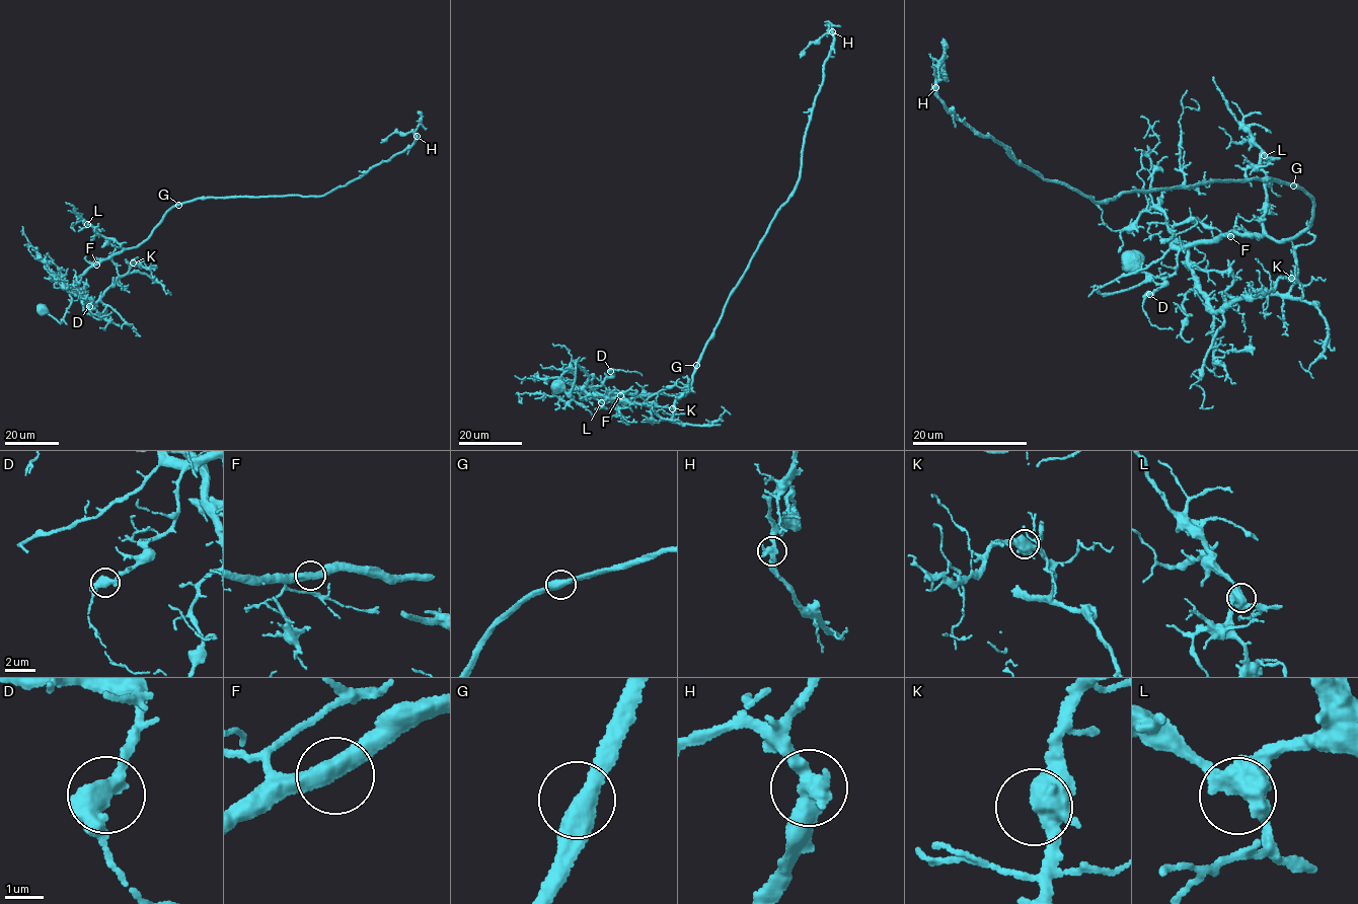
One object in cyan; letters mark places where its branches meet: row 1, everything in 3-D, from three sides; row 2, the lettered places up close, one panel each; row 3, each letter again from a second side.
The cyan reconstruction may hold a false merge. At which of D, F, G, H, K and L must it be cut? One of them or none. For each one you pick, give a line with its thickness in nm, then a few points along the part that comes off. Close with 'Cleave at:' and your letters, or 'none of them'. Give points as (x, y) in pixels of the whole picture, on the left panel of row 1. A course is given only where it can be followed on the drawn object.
Cleave at: none of them

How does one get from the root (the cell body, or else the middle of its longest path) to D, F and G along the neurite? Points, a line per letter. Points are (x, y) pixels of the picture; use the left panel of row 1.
D: (42, 308), (44, 306), (60, 323), (72, 299), (68, 289), (73, 287), (82, 298), (91, 300), (89, 306)
F: (42, 308), (44, 306), (60, 323), (72, 299), (69, 288), (96, 265)
G: (42, 308), (60, 323), (72, 299), (68, 289), (78, 278), (114, 253), (144, 242), (165, 212), (178, 205)

